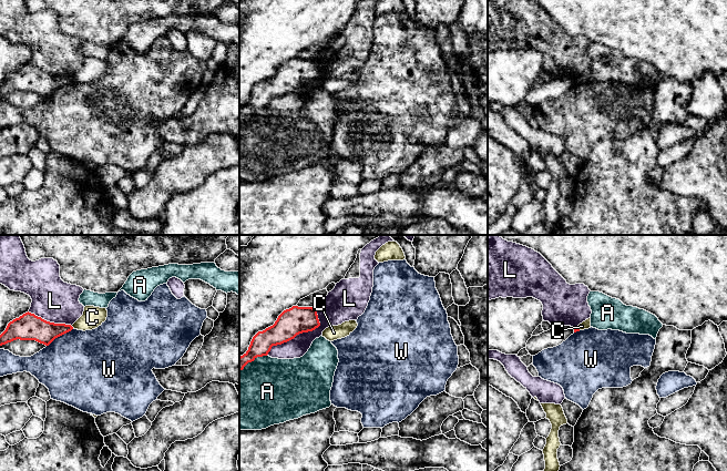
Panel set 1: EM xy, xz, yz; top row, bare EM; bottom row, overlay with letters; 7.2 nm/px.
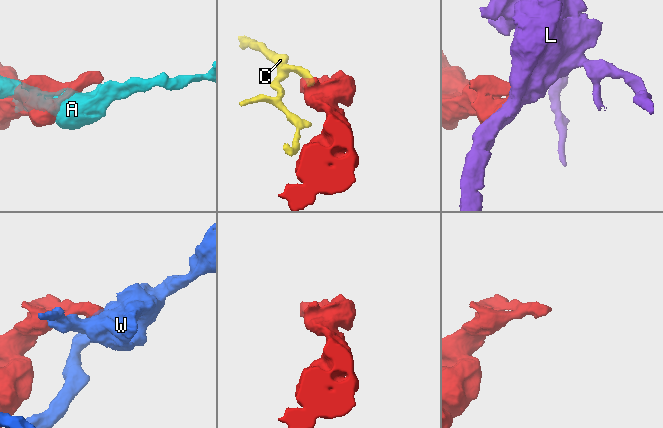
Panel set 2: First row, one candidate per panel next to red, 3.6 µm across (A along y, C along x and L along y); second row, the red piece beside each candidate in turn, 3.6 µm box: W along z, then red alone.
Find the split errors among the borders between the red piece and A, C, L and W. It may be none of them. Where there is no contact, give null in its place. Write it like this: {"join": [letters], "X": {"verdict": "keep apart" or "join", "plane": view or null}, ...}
{"join": [], "A": {"verdict": "keep apart", "plane": "xz"}, "C": {"verdict": "keep apart", "plane": "yz"}, "L": {"verdict": "keep apart", "plane": "xz"}, "W": {"verdict": "keep apart", "plane": "xy"}}

